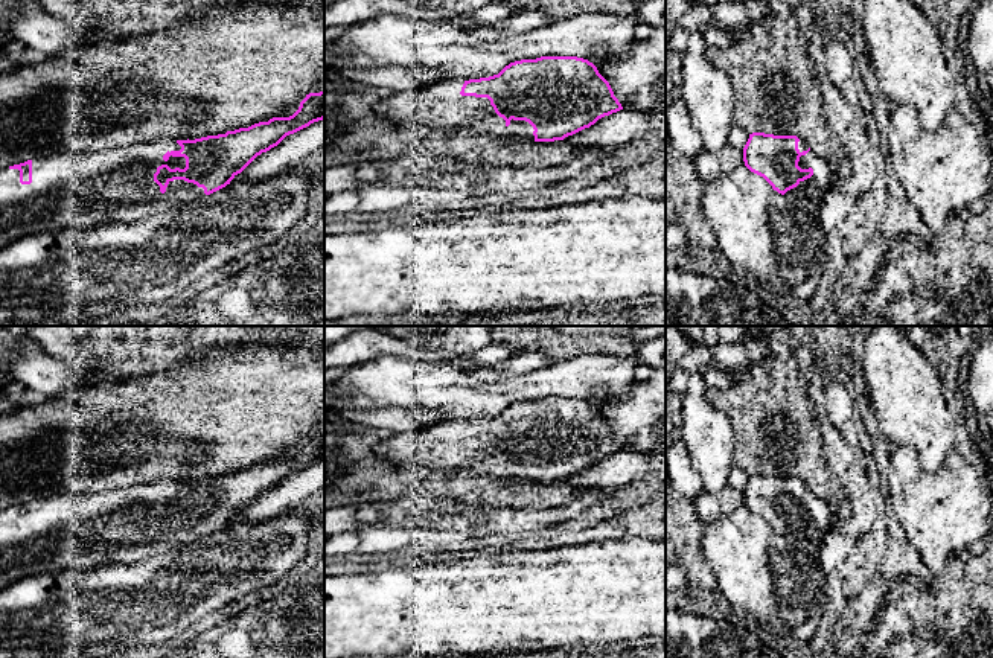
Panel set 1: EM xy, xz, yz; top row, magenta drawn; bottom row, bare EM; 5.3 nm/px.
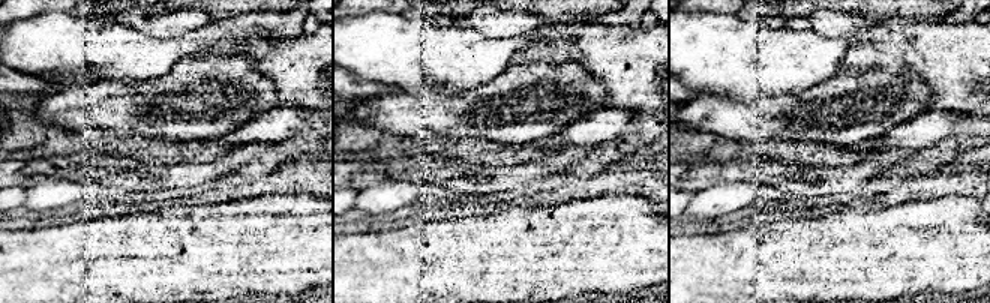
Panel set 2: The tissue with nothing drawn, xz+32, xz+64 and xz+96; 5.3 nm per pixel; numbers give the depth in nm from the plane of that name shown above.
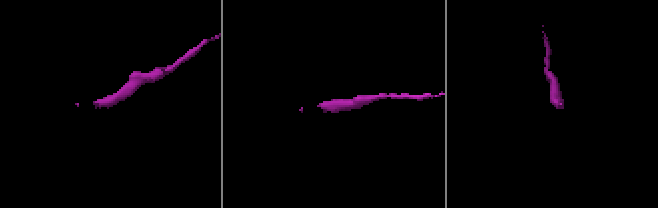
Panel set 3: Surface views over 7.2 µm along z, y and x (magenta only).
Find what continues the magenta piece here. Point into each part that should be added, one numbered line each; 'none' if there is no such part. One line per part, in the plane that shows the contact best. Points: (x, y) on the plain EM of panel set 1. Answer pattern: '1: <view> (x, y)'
1: xy (79, 532)

